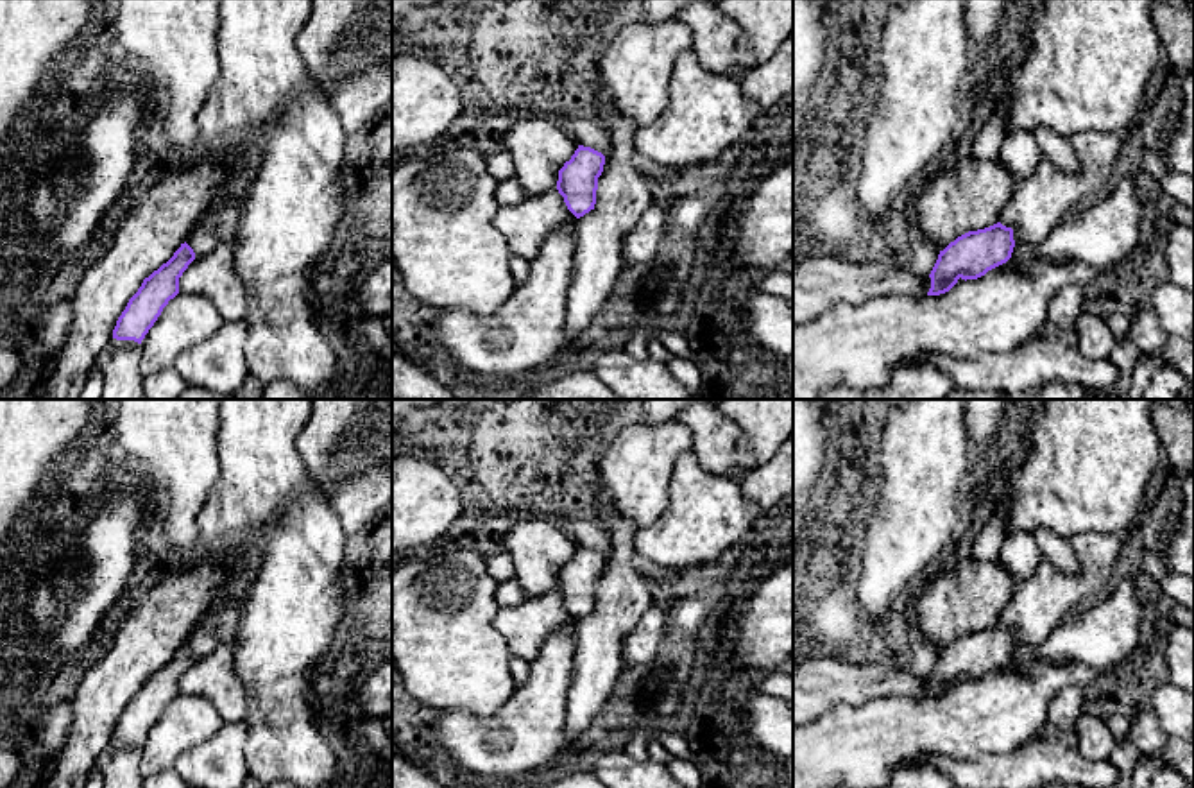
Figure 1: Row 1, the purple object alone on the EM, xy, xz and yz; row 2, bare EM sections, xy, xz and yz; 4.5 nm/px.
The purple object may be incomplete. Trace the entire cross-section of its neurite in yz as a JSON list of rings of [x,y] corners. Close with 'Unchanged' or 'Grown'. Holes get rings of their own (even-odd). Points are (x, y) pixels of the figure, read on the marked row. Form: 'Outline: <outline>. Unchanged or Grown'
Outline: [[[1001,222],[968,231],[940,251],[929,274],[931,288],[927,296],[949,292],[958,279],[977,279],[988,270],[1006,263],[1015,247],[1013,229]]]. Unchanged

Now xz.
Outline: [[[578,145],[571,159],[559,170],[557,190],[576,218],[594,210],[603,165],[605,156],[601,152]]]. Unchanged

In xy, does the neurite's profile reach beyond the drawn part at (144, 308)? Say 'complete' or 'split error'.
complete

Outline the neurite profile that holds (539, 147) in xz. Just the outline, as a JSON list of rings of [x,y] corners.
[[[550,116],[521,118],[503,136],[516,174],[526,195],[557,190],[559,170],[571,159],[578,143]]]

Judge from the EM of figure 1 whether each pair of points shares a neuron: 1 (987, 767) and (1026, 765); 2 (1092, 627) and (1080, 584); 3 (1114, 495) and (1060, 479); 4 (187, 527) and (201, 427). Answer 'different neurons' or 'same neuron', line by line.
1: same neuron
2: different neurons
3: same neuron
4: same neuron

